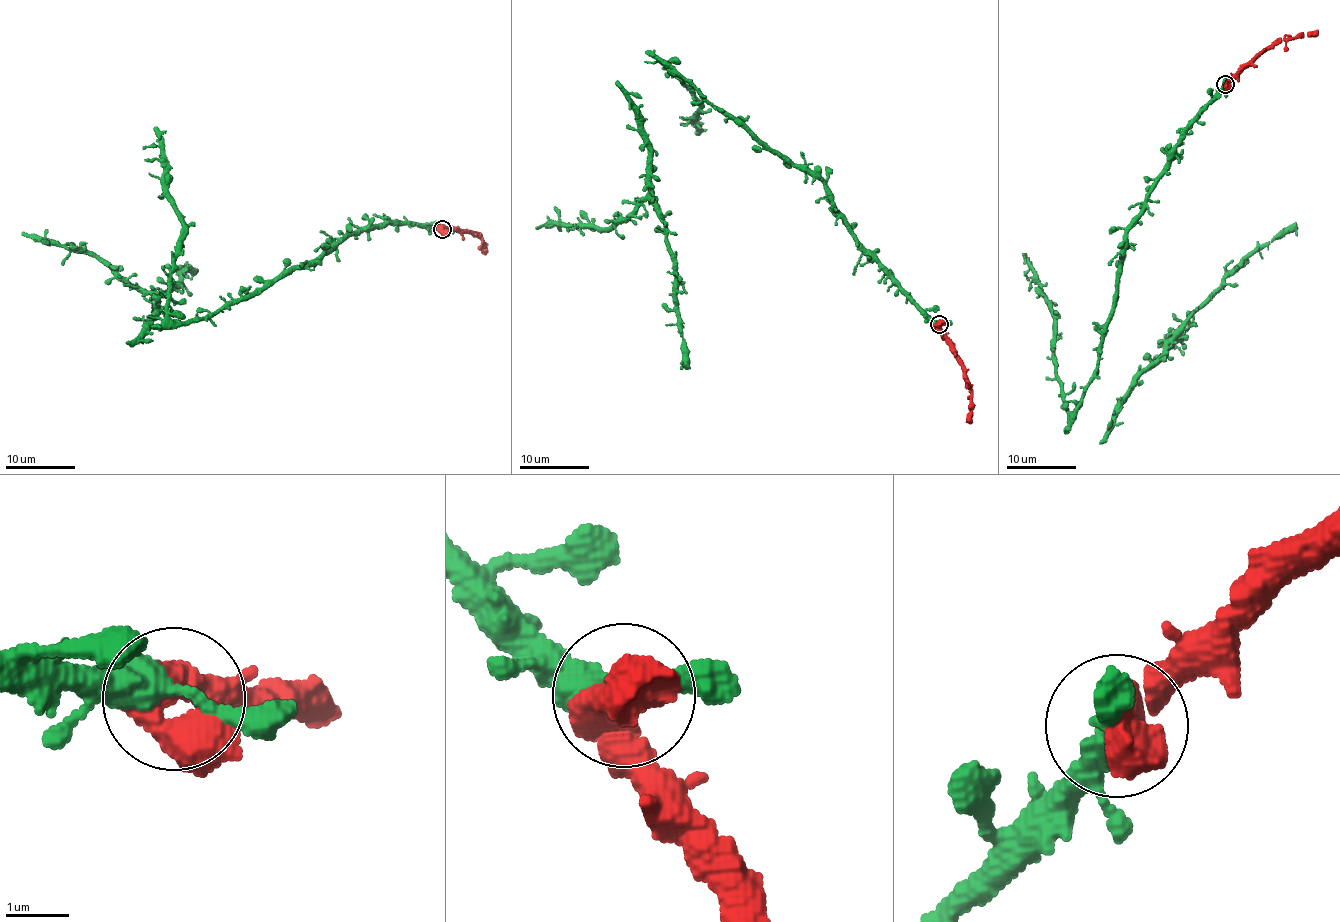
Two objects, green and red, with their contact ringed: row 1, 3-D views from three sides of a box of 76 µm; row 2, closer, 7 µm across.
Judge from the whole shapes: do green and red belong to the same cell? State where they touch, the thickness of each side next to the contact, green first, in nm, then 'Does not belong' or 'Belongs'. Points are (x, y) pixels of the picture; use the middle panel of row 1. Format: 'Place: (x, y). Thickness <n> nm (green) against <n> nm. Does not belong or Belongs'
Place: (939, 324). Thickness 380 nm (green) against 440 nm. Belongs

